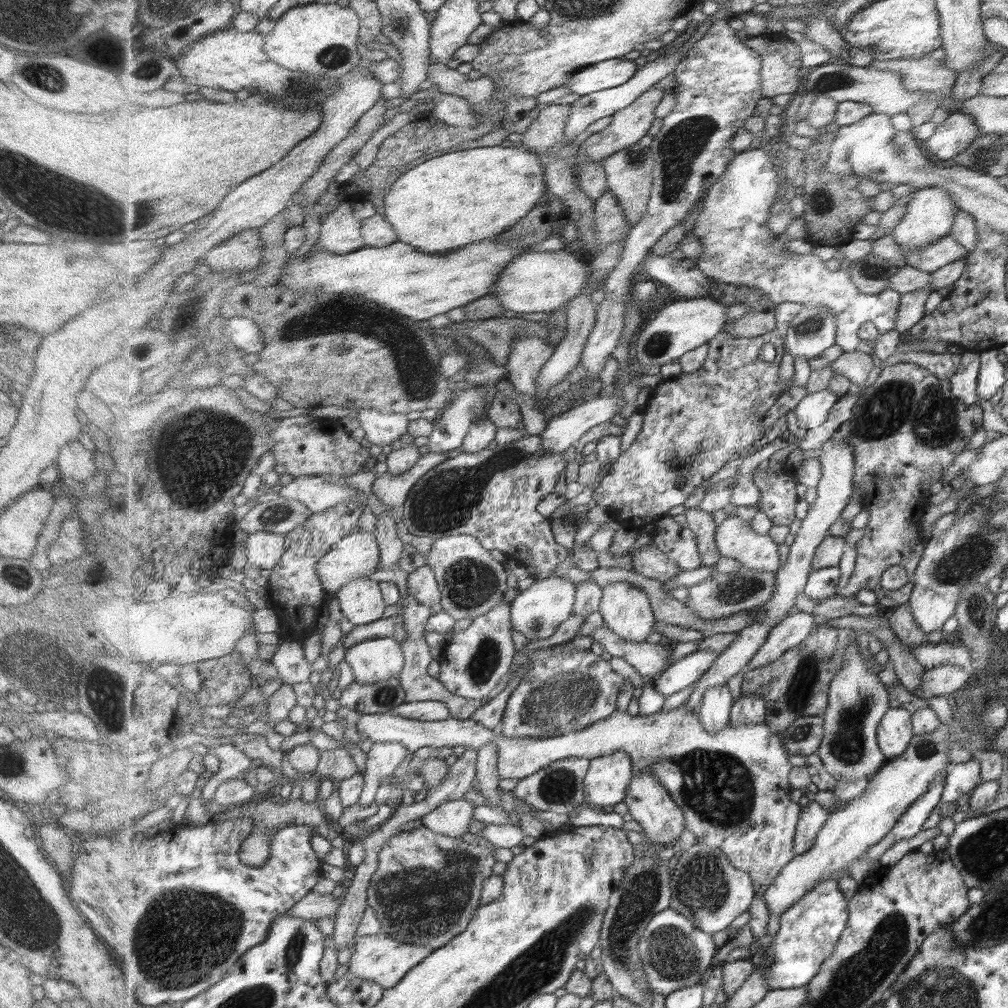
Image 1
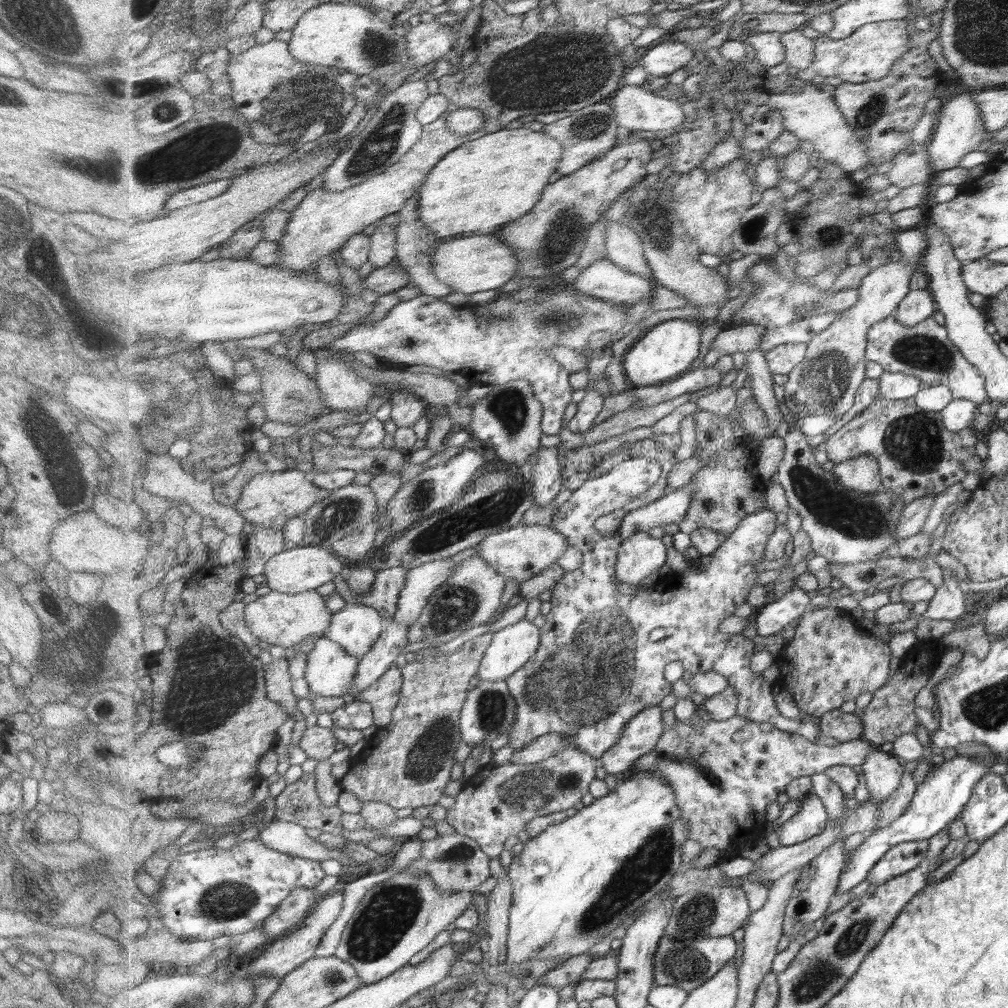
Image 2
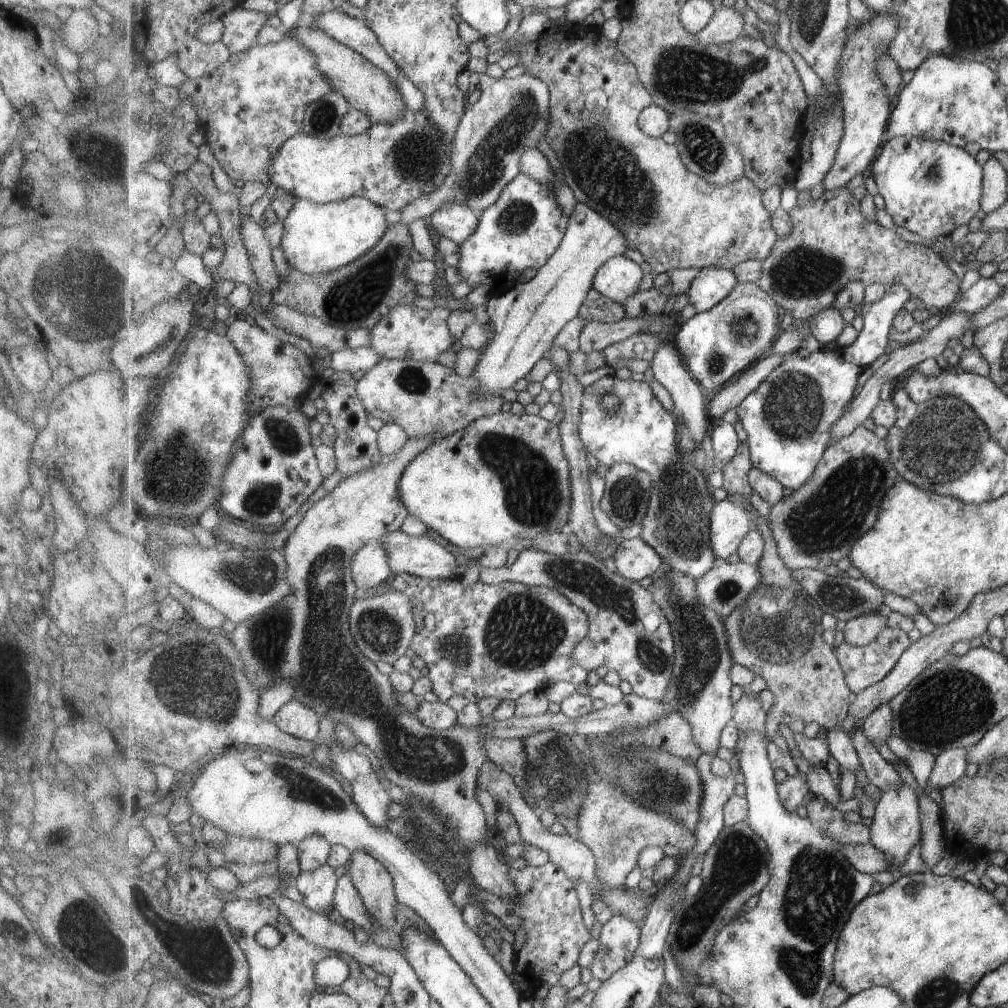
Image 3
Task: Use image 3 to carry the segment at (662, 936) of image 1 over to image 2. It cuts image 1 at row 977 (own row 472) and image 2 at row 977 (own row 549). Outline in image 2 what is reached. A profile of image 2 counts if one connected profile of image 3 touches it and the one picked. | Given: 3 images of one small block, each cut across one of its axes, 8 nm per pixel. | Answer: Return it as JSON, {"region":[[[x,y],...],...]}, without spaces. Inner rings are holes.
{"region":[[[663,935],[654,961],[656,986],[679,986],[691,992],[716,976],[737,954],[737,947],[737,940],[732,935],[697,940]]]}

